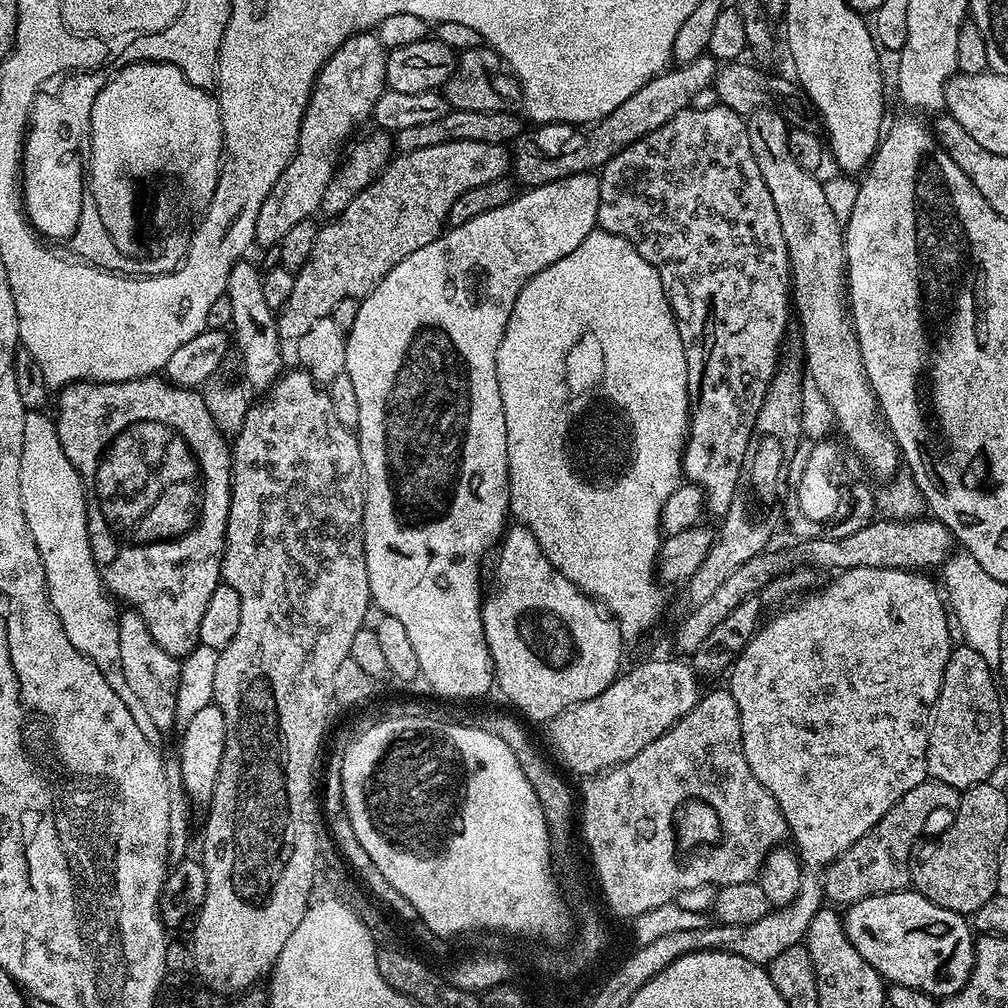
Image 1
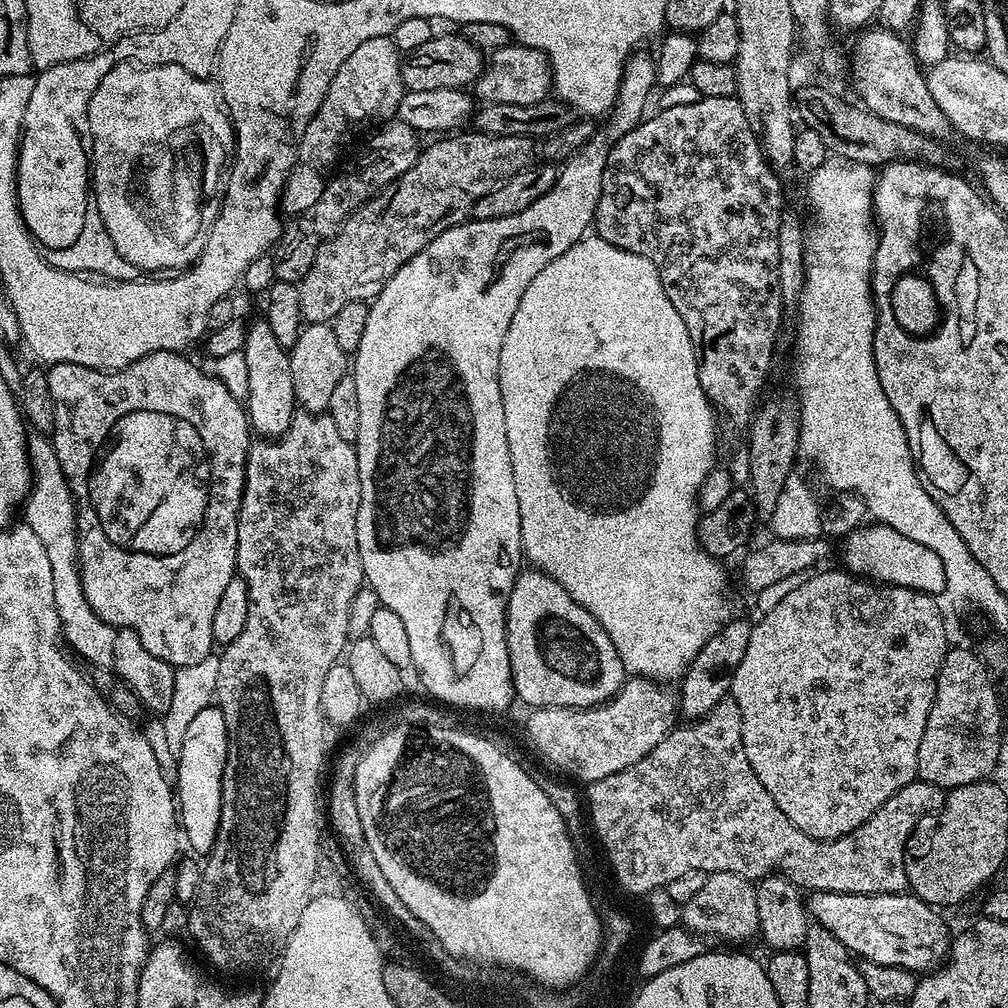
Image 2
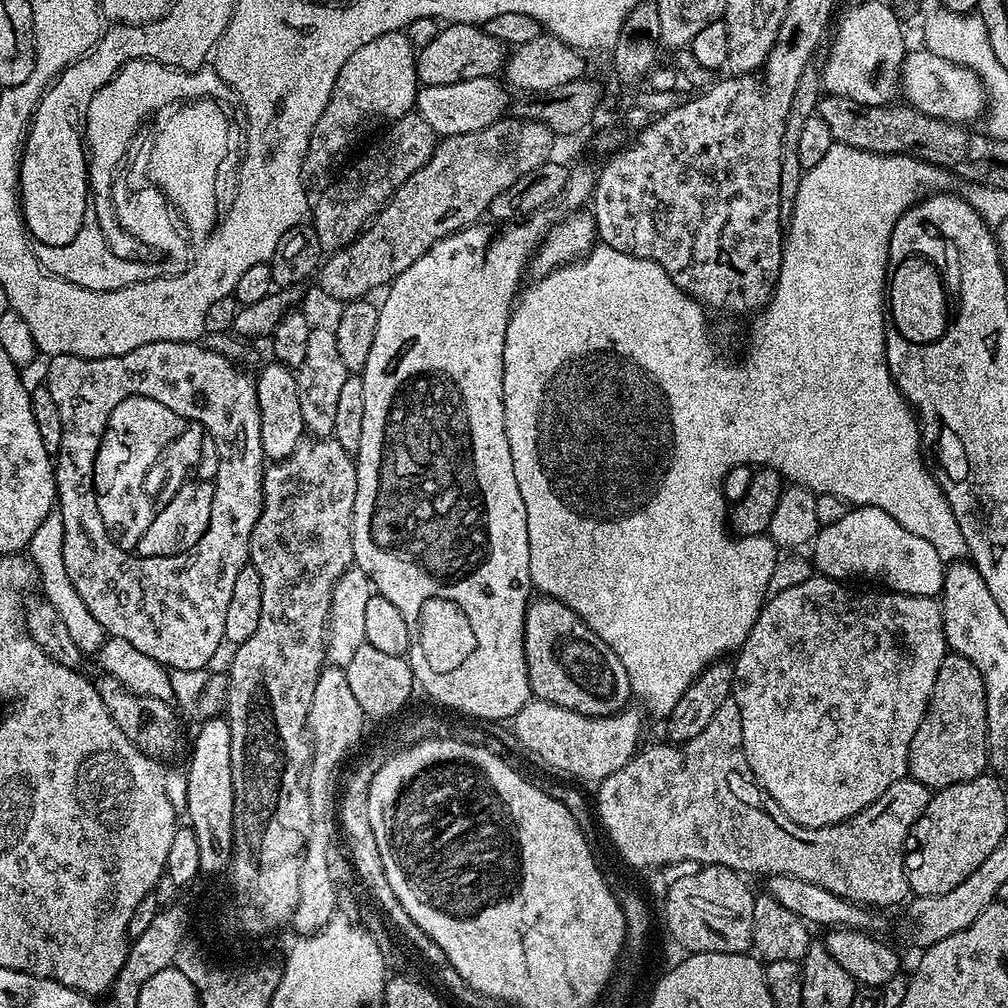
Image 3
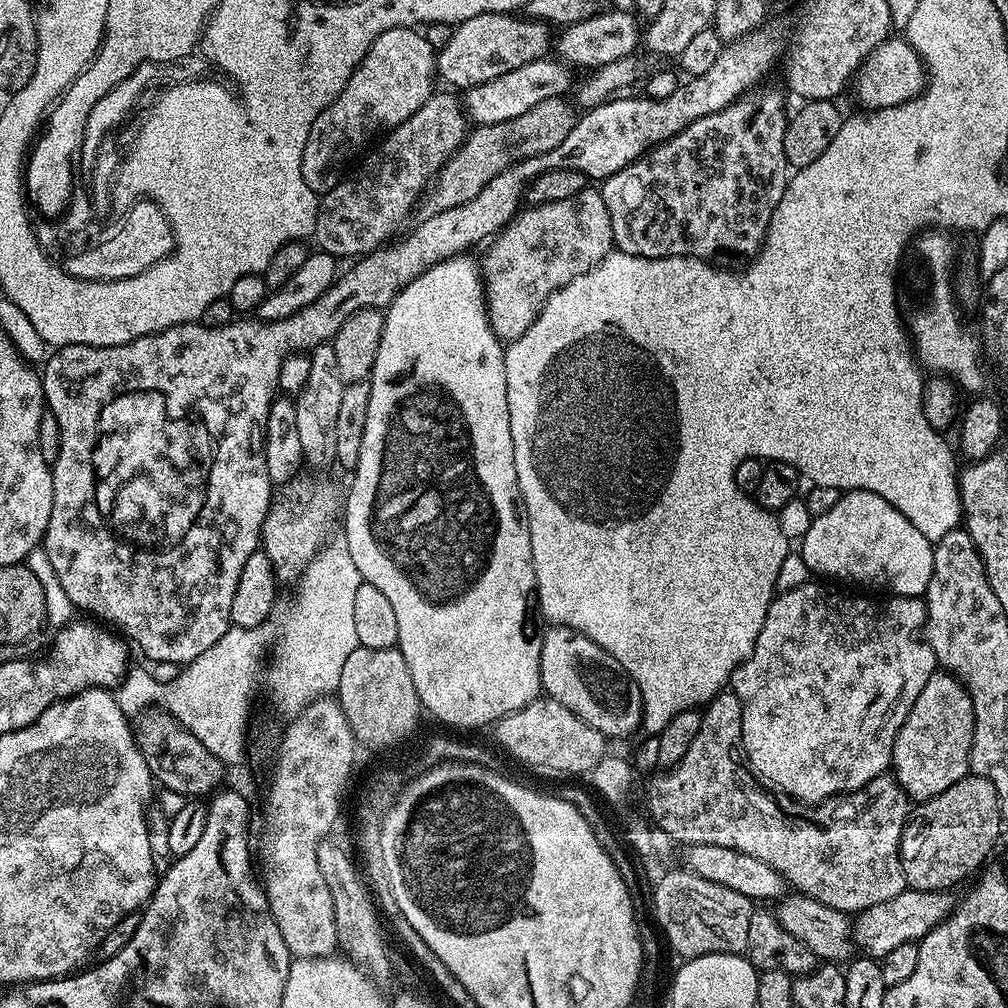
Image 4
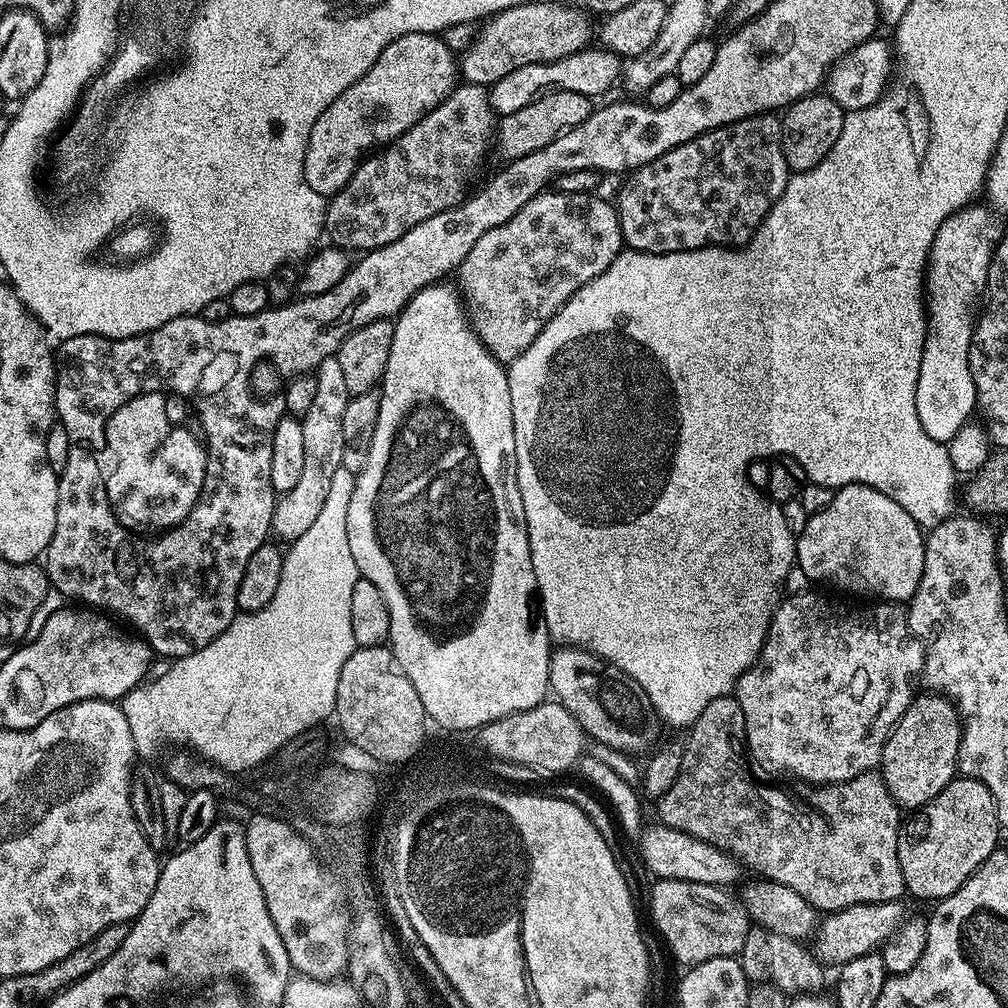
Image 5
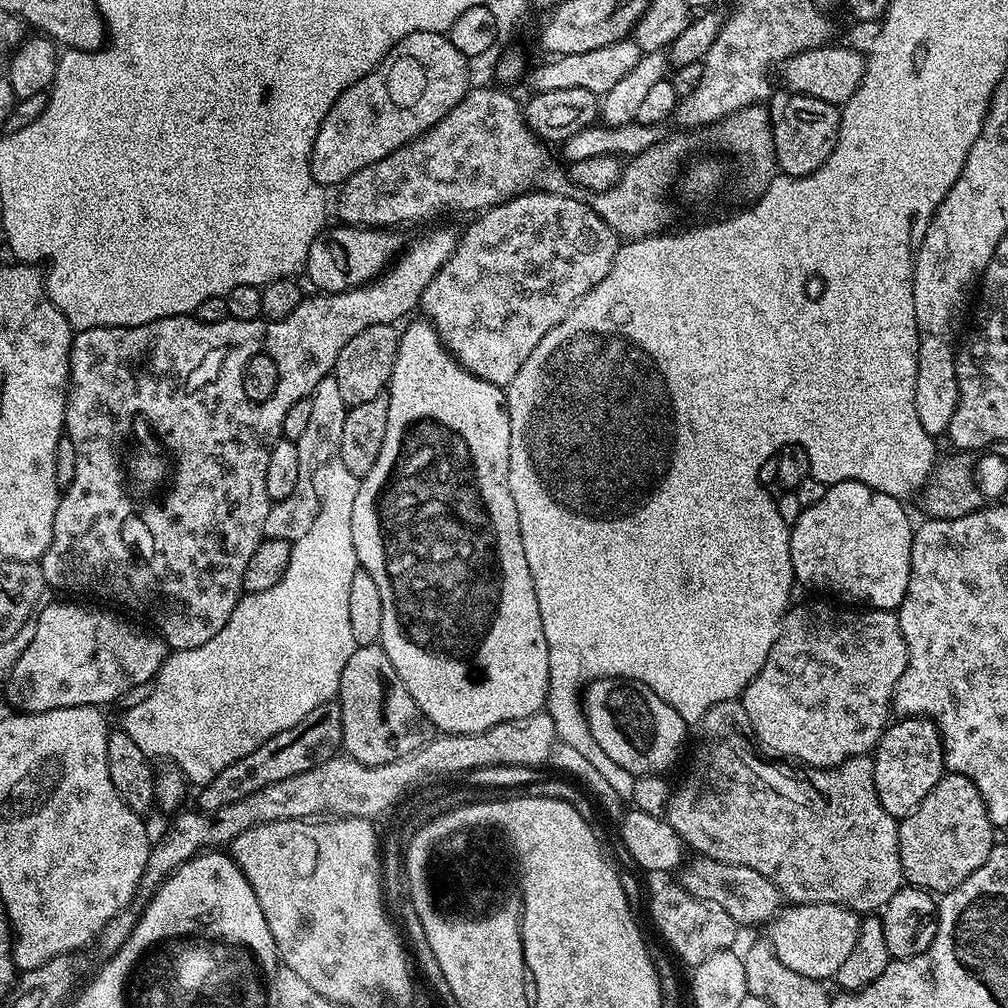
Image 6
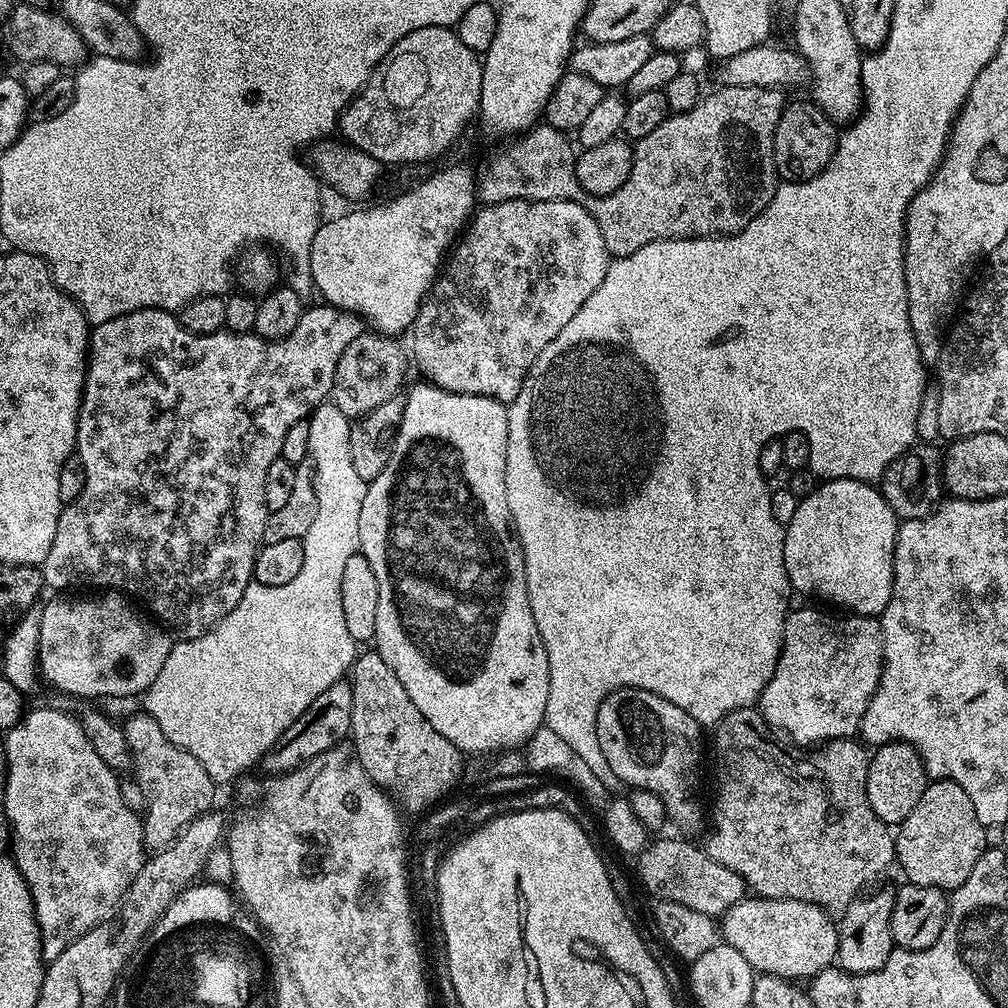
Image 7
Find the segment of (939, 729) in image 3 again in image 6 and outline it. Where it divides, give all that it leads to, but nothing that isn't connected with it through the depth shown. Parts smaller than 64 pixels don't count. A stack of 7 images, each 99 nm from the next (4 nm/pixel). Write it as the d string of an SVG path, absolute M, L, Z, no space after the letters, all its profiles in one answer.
M907 716L895 722L885 727L874 749L874 790L878 790L878 802L882 802L886 814L903 818L916 809L918 802L945 775L944 740L933 720L924 716Z

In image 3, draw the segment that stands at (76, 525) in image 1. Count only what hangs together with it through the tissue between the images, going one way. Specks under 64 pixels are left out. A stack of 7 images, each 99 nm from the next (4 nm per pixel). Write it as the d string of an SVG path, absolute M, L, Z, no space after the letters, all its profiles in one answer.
M53 510L42 522L42 526L38 526L38 530L34 532L34 538L29 542L27 551L30 553L30 559L38 576L44 579L44 588L48 591L45 592L46 599L52 603L54 610L58 610L62 623L66 625L63 635L72 639L71 647L80 648L85 654L91 654L91 652L96 654L99 653L106 641L106 633L104 627L94 618L94 614L90 614L90 610L82 602L82 598L76 593L70 578L66 574L64 555L62 554L63 545L62 518L59 511Z

